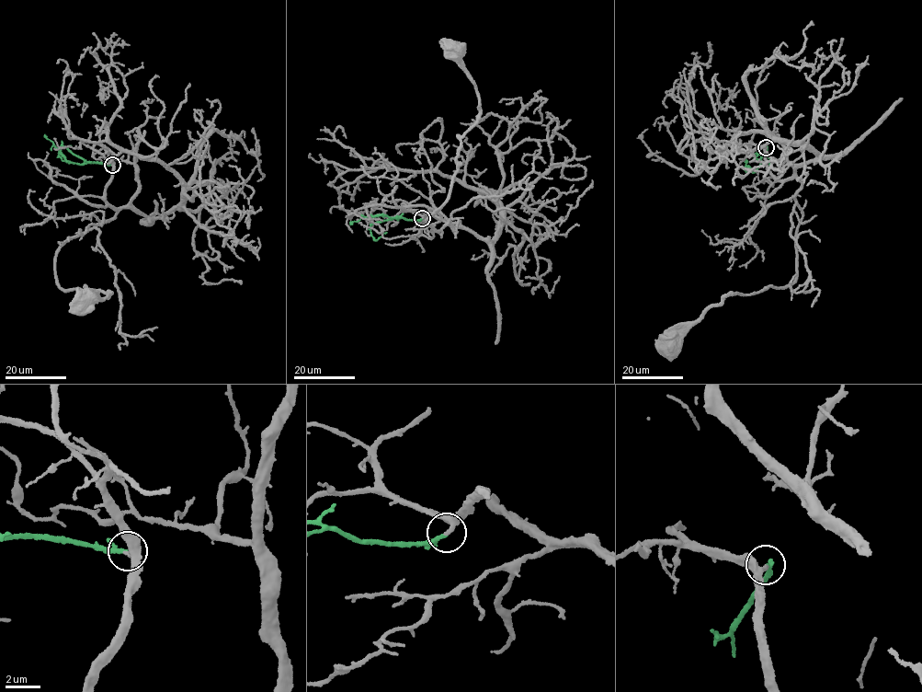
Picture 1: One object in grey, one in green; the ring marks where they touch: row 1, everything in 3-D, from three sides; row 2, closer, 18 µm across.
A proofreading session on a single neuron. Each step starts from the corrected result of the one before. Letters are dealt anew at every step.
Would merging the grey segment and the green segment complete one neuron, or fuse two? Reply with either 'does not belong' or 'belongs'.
belongs

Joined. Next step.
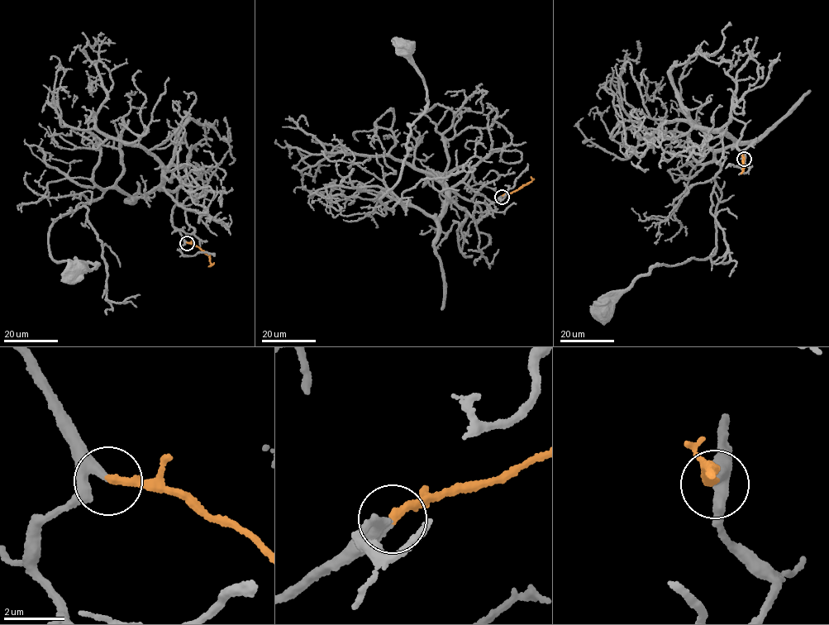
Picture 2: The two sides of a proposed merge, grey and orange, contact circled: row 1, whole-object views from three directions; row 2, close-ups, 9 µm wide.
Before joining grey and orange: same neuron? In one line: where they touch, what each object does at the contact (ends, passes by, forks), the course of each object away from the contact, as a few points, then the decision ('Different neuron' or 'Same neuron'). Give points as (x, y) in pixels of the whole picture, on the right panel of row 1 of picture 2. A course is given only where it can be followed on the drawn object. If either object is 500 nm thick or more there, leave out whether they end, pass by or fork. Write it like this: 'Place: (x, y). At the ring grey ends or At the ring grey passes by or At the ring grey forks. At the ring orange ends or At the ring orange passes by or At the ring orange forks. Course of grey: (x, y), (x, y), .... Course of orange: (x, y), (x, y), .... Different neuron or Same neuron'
Place: (744, 159). At the ring grey passes by. At the ring orange ends. Course of grey: (744, 159), (745, 125), (732, 118), (720, 128), (733, 143), (715, 155), (715, 253), (657, 264), (601, 312). Course of orange: (744, 159), (744, 170), (740, 174). Same neuron

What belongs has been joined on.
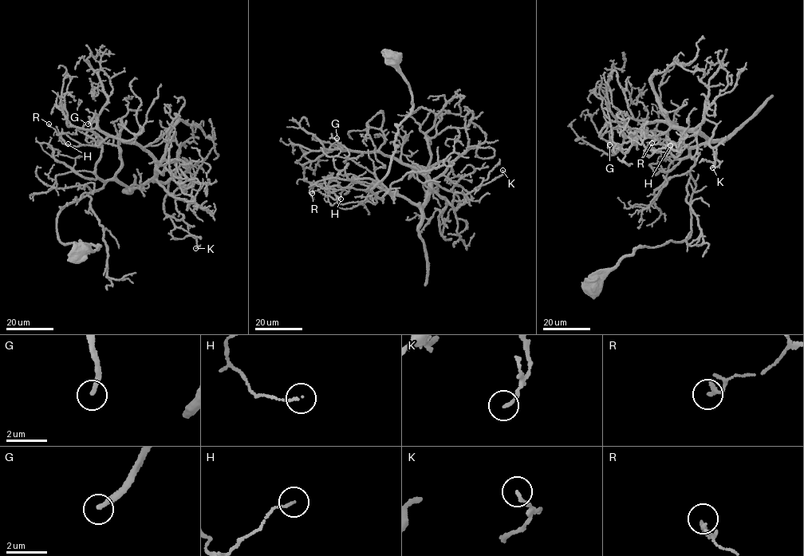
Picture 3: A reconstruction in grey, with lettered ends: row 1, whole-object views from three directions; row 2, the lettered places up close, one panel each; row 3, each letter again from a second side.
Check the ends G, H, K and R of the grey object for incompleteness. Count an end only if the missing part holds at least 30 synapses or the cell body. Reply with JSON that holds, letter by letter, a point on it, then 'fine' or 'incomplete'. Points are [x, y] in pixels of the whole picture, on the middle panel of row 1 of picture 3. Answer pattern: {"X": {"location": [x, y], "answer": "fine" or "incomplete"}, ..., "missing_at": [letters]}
{"G": {"location": [336, 138], "answer": "incomplete"}, "H": {"location": [340, 199], "answer": "fine"}, "K": {"location": [502, 170], "answer": "fine"}, "R": {"location": [312, 193], "answer": "fine"}, "missing_at": ["G"]}

